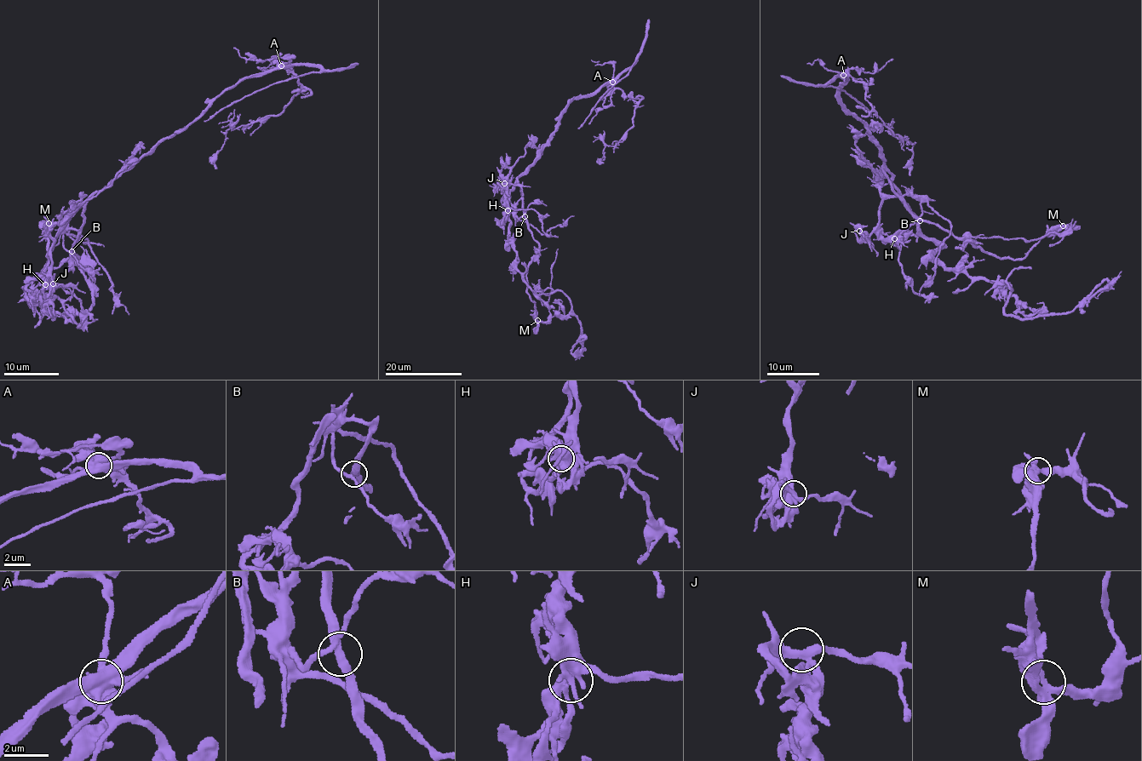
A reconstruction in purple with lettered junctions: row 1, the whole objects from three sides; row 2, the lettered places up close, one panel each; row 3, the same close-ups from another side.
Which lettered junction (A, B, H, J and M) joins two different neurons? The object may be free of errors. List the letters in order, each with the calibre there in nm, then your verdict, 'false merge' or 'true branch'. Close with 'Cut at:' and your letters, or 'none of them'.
A: 700 nm thick; false merge
B: 320 nm thick; true branch
H: 440 nm thick; true branch
J: 320 nm thick; true branch
M: 400 nm thick; true branch
Cut at: A

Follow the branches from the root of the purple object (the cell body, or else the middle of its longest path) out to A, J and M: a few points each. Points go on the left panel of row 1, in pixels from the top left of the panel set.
A: (109, 182), (152, 146), (193, 120), (222, 92), (234, 88), (243, 79), (281, 65)
J: (109, 182), (58, 228), (51, 247), (53, 283)
M: (109, 182), (84, 208), (83, 226), (71, 249), (77, 256), (41, 276), (47, 259), (44, 231), (49, 223)

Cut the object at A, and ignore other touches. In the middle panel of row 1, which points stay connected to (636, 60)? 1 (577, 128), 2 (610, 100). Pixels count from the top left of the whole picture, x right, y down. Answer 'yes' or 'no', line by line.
1: yes
2: no

